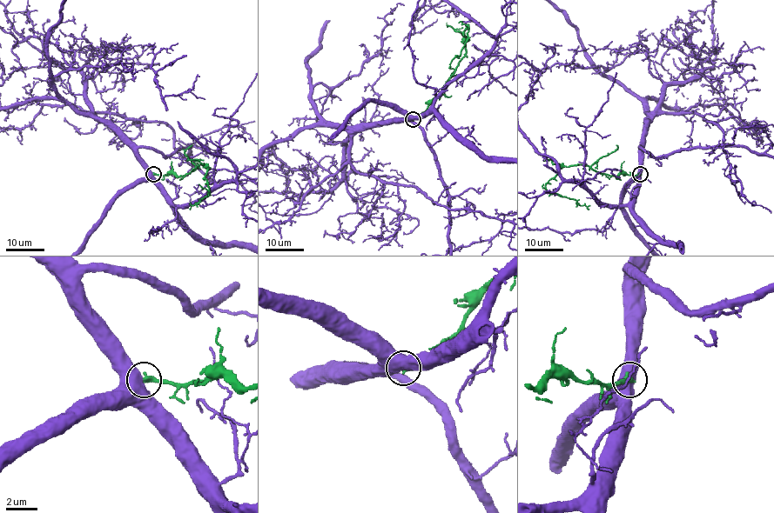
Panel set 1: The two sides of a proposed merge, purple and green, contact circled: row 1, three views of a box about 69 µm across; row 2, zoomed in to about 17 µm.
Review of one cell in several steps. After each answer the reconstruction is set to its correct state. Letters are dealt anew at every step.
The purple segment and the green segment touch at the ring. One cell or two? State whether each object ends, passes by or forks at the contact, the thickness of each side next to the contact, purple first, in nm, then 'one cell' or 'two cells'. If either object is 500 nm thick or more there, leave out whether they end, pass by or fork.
850/360 nm | two cells

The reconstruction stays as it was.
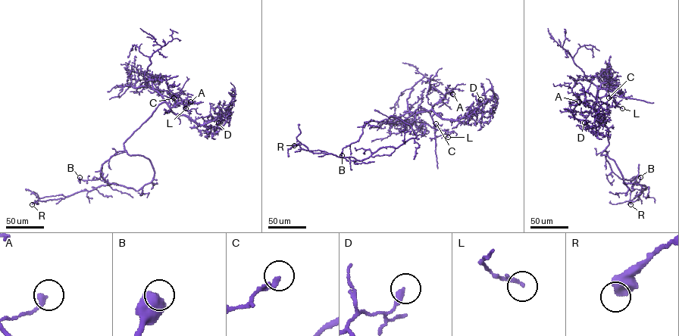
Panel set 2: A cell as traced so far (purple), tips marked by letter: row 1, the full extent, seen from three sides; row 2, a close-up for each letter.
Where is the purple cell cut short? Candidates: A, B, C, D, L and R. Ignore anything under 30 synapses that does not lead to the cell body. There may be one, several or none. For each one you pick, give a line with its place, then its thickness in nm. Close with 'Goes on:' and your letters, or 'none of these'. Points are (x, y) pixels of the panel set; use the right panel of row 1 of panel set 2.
Goes on: none of these

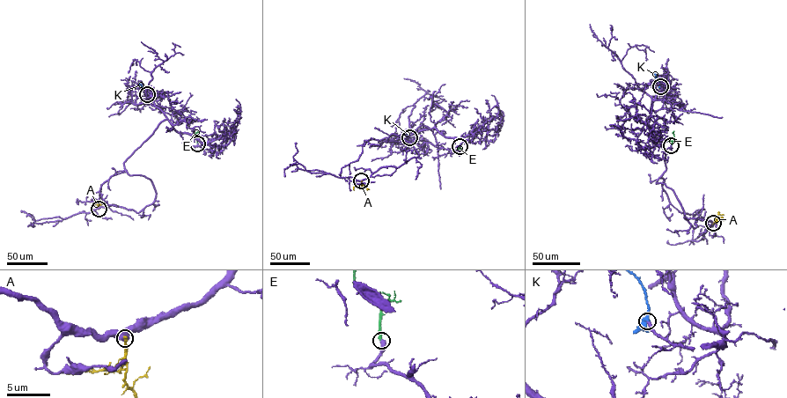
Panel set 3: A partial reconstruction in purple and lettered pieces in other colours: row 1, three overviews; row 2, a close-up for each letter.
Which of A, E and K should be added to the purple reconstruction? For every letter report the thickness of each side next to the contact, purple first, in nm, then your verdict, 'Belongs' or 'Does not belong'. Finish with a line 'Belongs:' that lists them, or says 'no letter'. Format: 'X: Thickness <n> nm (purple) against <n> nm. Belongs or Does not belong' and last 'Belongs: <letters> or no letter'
A: Thickness 700 nm (purple) against 280 nm. Does not belong
E: Thickness 480 nm (purple) against 280 nm. Belongs
K: Thickness 320 nm (purple) against 400 nm. Belongs
Belongs: E, K

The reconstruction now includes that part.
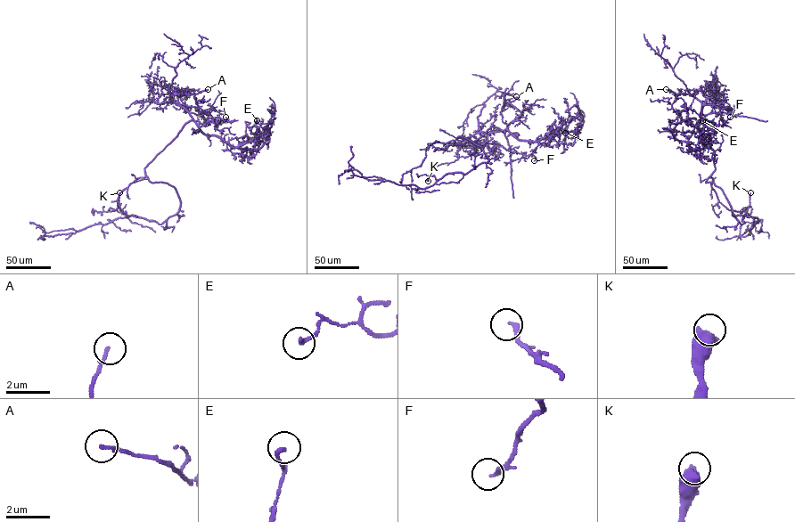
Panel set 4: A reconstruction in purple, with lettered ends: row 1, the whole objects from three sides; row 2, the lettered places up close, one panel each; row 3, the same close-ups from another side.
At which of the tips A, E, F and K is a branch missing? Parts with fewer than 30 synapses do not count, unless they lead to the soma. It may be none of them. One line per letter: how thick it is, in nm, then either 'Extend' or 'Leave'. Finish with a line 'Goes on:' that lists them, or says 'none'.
A: Thickness 160 nm. Leave
E: Thickness 180 nm. Leave
F: Thickness 200 nm. Leave
K: Thickness 650 nm. Leave
Goes on: none

